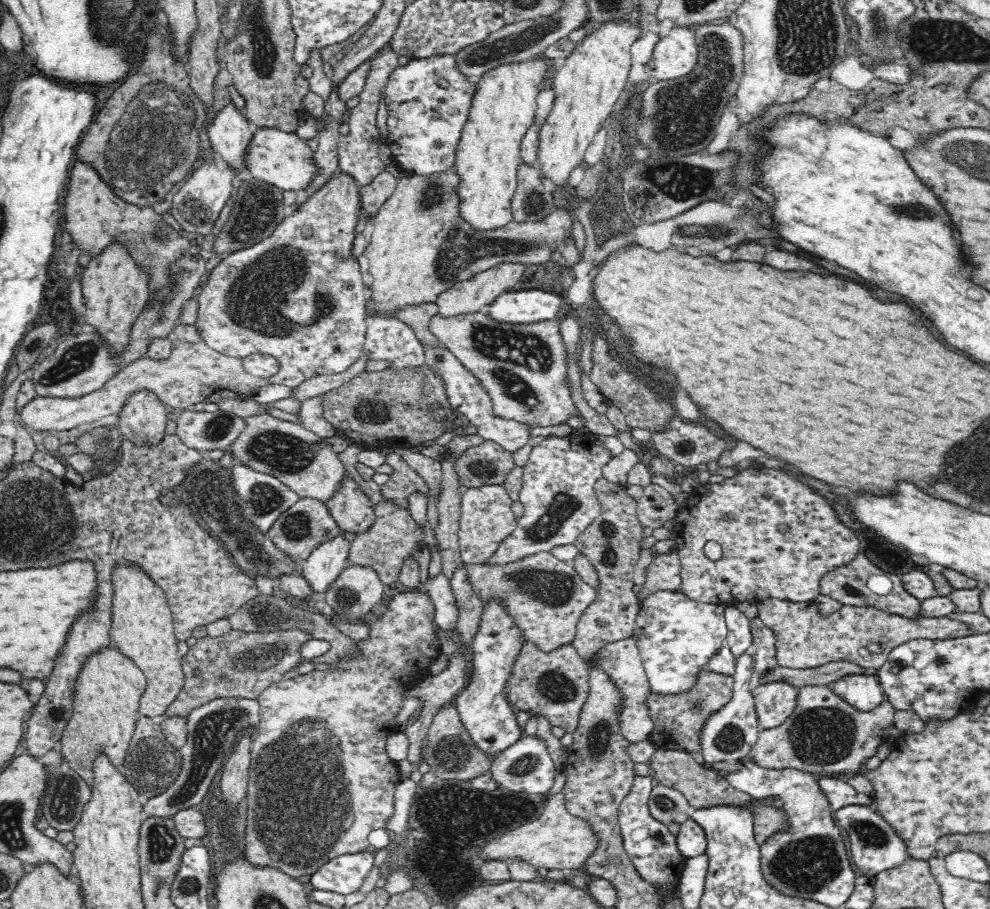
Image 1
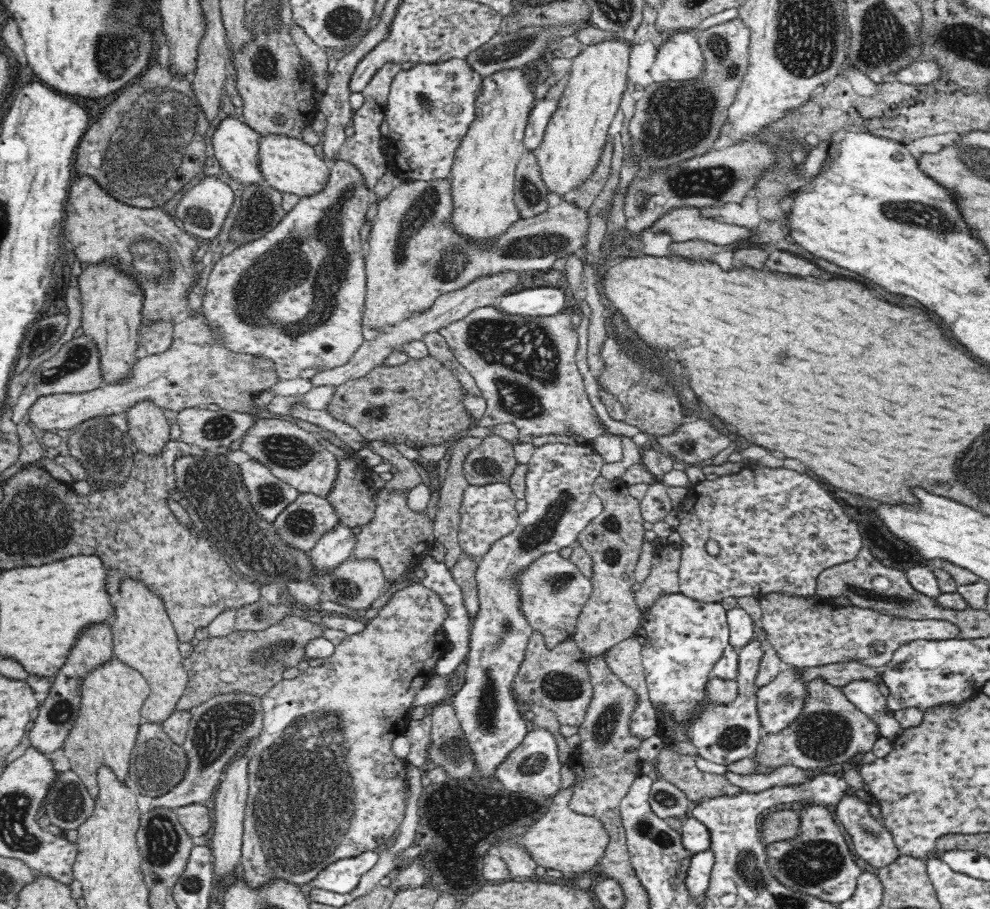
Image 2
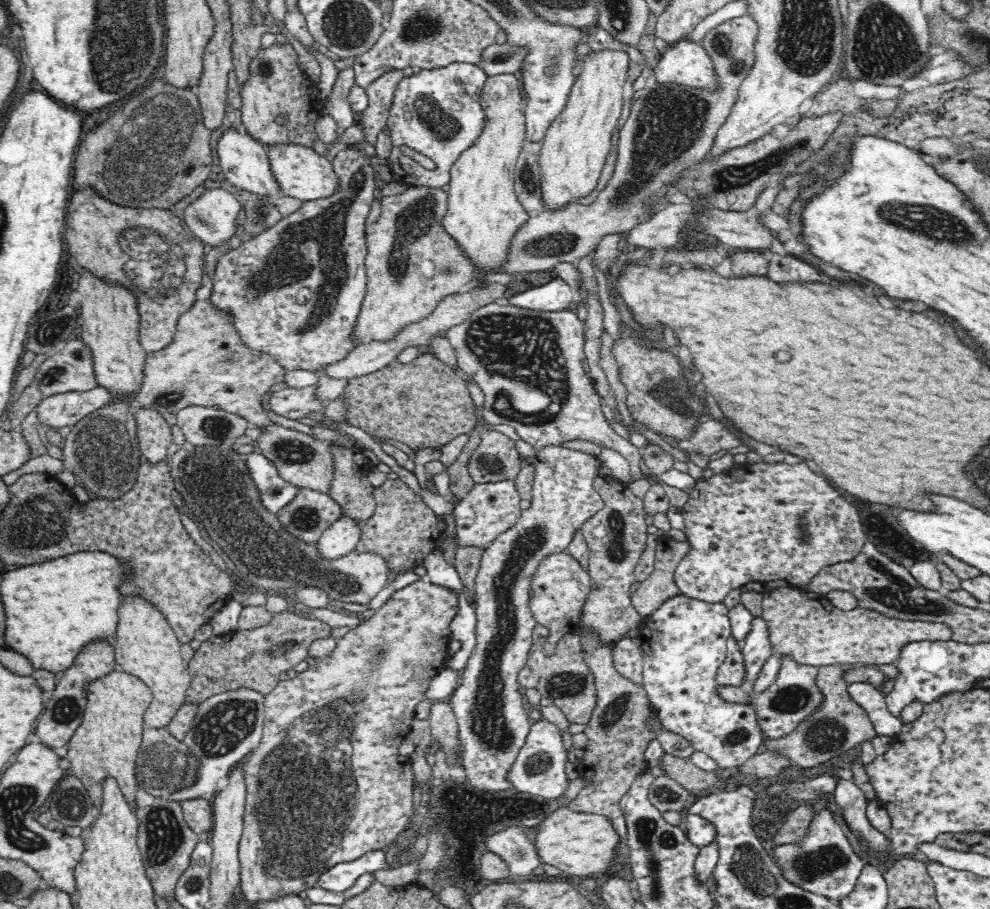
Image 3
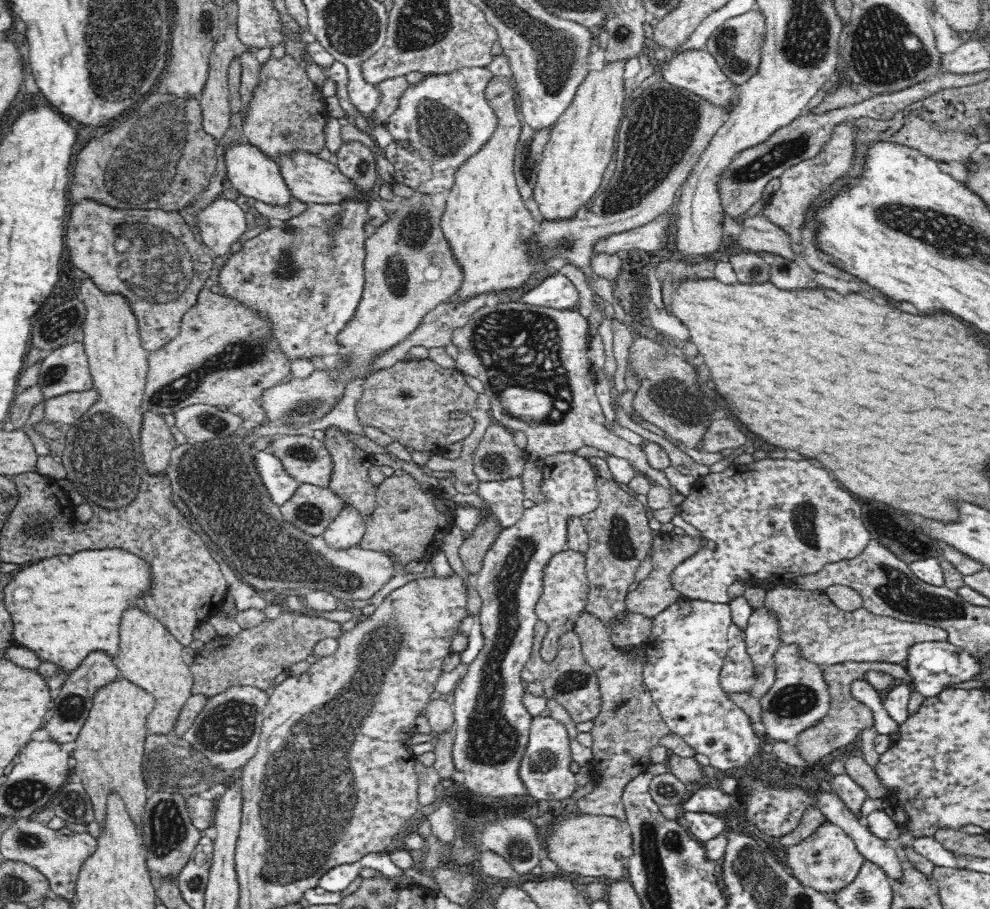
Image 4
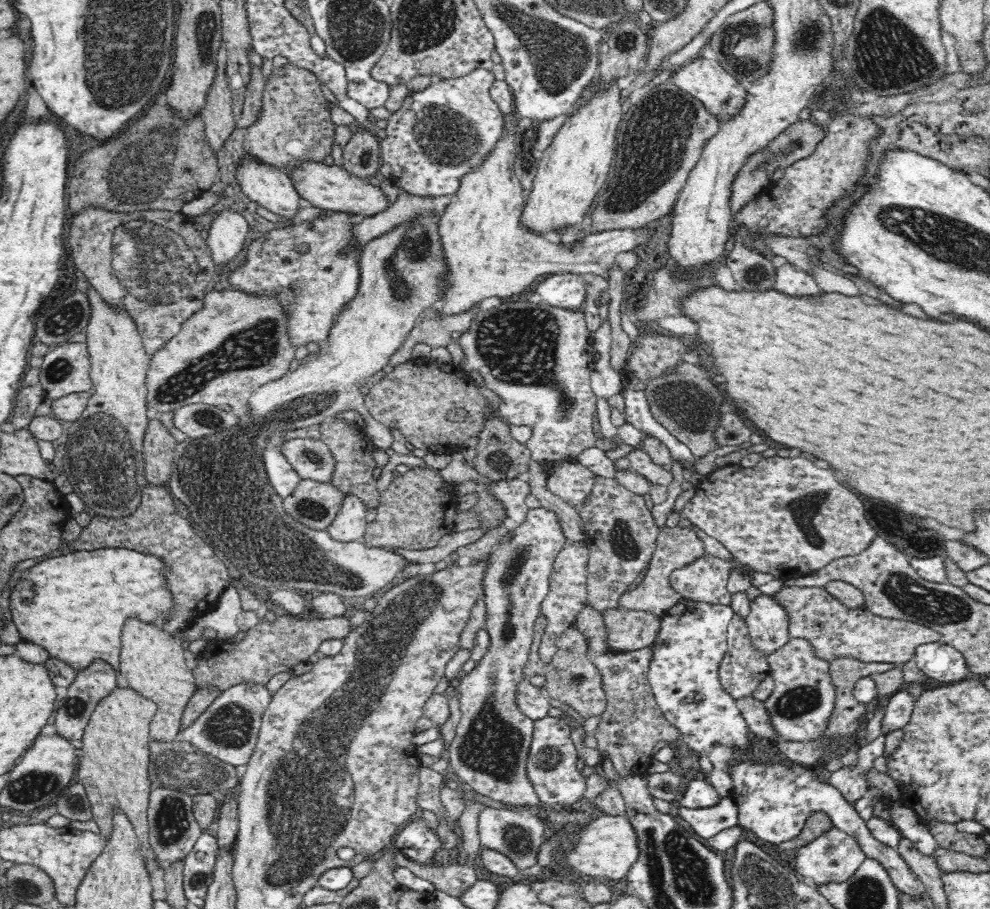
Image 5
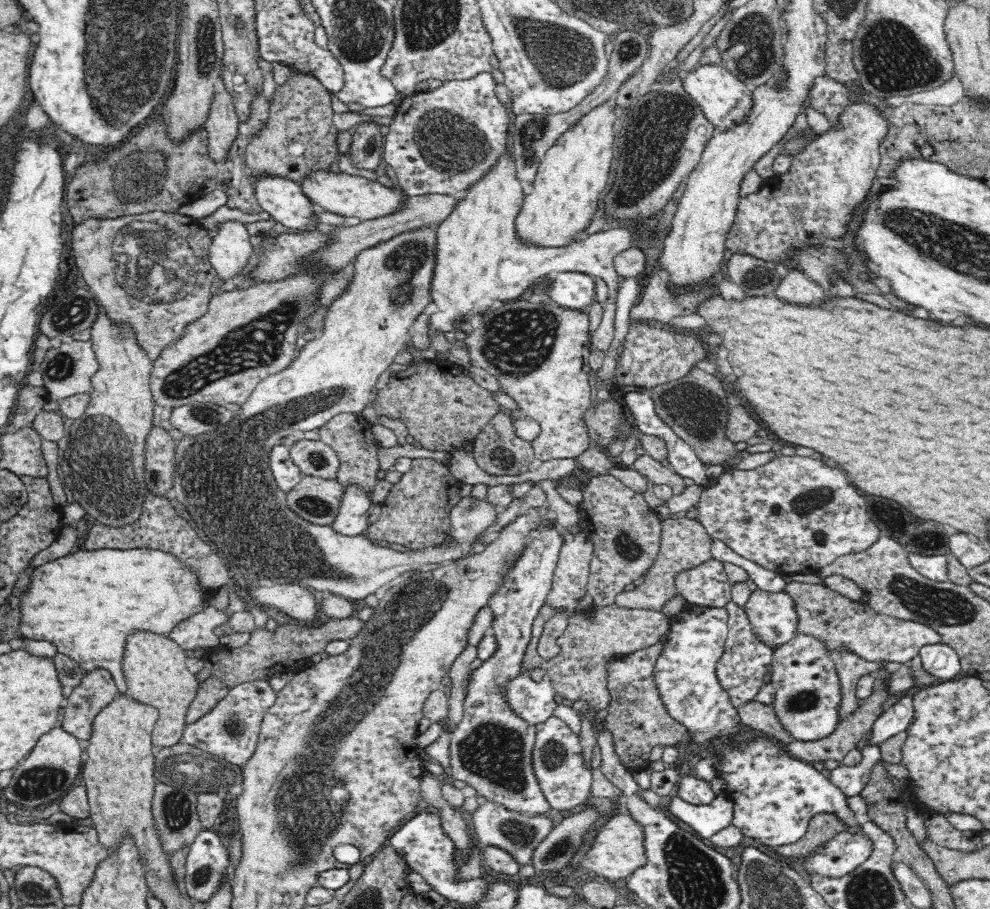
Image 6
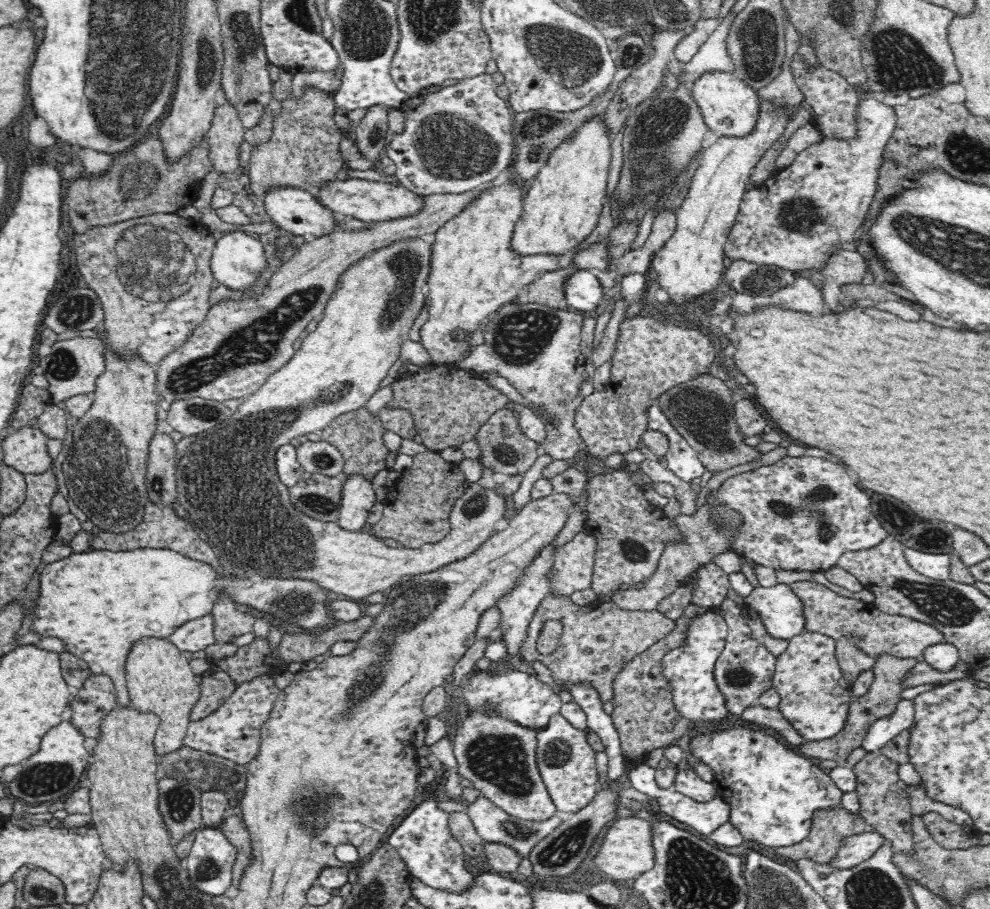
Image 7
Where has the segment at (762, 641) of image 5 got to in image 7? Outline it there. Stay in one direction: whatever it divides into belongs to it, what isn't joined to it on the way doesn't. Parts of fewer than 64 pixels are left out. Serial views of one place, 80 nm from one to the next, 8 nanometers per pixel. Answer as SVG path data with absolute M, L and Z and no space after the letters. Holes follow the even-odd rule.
M786 584L774 588L759 587L745 599L743 606L758 613L772 638L790 640L804 631L802 601Z

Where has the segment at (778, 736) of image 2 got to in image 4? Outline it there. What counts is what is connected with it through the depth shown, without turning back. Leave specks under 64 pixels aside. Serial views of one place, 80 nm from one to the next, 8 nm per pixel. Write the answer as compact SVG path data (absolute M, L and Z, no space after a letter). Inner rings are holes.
M858 662L822 666L822 676L824 677L824 683L828 686L828 694L830 695L828 712L826 712L824 718L810 724L802 732L798 732L796 738L792 741L788 740L788 743L792 742L792 745L796 747L798 755L806 761L806 764L813 765L835 750L856 743L856 737L866 728L873 726L872 711L866 705L857 701L851 693L852 682L866 670L868 670L868 664L858 664Z

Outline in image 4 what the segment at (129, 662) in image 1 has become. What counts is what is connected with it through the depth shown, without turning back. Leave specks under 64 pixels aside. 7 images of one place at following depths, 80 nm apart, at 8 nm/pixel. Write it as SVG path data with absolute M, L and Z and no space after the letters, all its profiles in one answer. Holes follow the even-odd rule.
M114 678L106 686L98 688L92 696L92 708L88 712L88 718L84 721L84 726L80 728L80 732L74 740L75 747L70 753L72 758L71 779L79 781L85 788L89 800L93 804L95 820L100 826L104 824L108 796L112 790L115 790L124 800L129 815L135 821L141 834L142 819L140 819L140 814L144 812L144 806L147 802L145 799L145 790L147 788L142 780L141 768L142 758L144 757L144 744L146 736L149 734L146 730L146 718L152 712L154 704L155 698L149 692L130 682L127 678Z

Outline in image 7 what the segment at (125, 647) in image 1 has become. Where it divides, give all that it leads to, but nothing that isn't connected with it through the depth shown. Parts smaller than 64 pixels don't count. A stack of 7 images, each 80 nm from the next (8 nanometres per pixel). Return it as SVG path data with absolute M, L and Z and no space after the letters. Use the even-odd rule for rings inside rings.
M142 638L132 646L124 670L131 706L140 712L153 712L160 717L154 736L157 754L174 752L183 745L192 706L200 696L199 678L192 673L188 658L167 638Z

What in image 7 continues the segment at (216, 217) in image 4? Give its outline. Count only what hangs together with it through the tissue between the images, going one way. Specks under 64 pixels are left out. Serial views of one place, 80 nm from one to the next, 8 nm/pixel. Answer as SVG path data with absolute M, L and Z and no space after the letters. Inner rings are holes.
M238 229L228 230L216 240L210 262L213 278L232 290L250 288L268 266L262 243Z

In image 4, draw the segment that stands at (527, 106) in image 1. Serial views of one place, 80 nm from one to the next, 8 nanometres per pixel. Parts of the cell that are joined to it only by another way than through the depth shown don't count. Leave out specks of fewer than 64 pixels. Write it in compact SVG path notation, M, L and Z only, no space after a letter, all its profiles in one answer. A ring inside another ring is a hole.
M493 77L484 90L487 104L497 117L496 128L492 136L480 146L478 152L470 154L454 174L454 185L448 191L445 211L441 216L441 229L450 243L455 260L463 268L464 280L454 299L466 300L470 296L478 296L480 292L497 292L522 286L532 272L539 270L528 255L526 255L526 240L536 232L536 220L526 209L522 197L518 192L515 180L514 163L516 147L523 127L523 120L519 114L519 100L517 99L516 83L510 77Z

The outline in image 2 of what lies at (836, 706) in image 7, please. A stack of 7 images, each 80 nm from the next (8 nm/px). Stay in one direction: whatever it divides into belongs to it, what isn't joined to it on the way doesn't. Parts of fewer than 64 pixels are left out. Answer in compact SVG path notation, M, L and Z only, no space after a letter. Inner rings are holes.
M786 667L774 680L757 688L757 711L763 732L780 732L804 708L808 689L796 669Z

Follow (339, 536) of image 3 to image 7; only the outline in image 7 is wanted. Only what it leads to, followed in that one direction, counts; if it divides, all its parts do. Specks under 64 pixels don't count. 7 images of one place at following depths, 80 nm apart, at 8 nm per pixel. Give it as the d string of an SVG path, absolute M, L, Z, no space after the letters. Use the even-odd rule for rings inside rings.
M362 475L343 477L337 524L347 532L367 529L368 511L375 502L374 488L368 479Z

